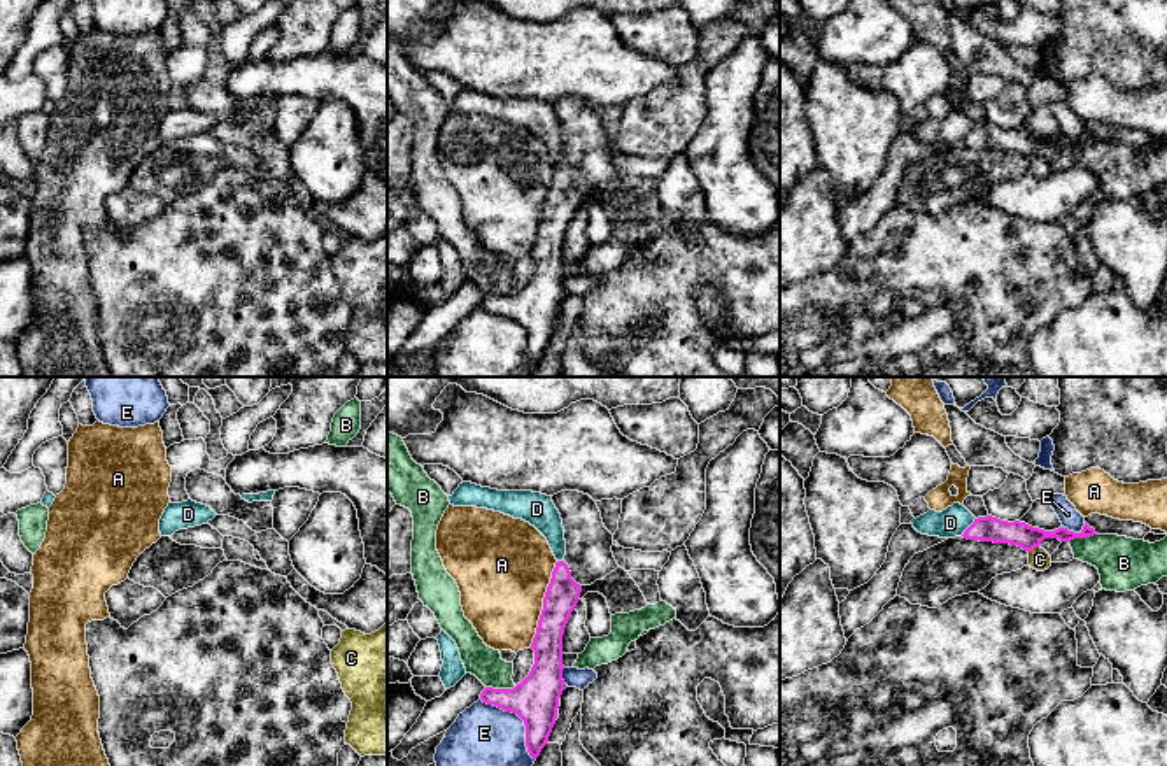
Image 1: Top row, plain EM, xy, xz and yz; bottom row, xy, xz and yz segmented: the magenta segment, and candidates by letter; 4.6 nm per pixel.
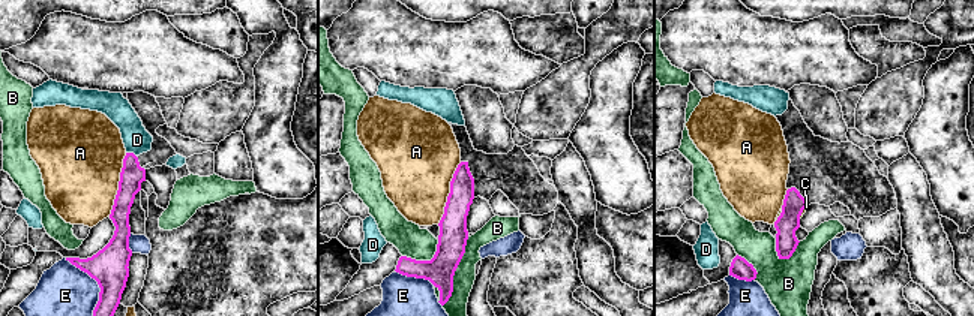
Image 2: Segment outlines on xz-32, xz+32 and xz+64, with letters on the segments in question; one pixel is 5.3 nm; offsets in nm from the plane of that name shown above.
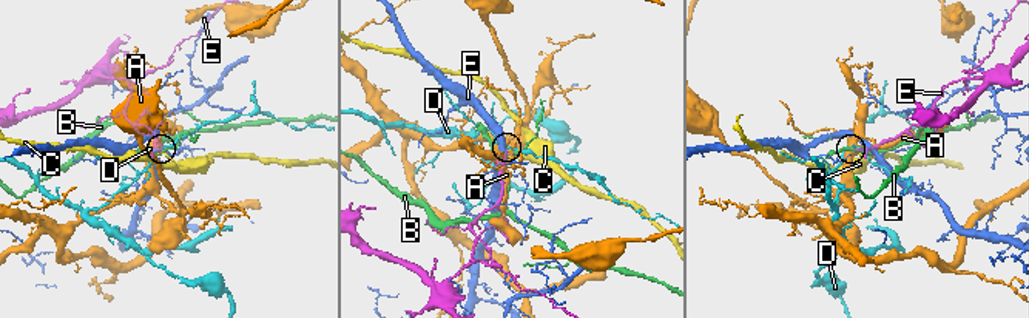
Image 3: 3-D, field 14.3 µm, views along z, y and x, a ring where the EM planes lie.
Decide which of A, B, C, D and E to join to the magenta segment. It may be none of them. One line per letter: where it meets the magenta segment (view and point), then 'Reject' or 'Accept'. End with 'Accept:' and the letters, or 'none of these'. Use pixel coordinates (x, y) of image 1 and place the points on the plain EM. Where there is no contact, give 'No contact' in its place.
A: Touches magenta at xz (544, 211). Reject
B: Touches magenta at xz (500, 297). Reject
C: Touches magenta at yz (1032, 155). Reject
D: Touches magenta at yz (969, 134). Reject
E: Touches magenta at xz (521, 325). Reject
Accept: none of these

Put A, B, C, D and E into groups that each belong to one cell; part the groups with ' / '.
A / B / C / D / E

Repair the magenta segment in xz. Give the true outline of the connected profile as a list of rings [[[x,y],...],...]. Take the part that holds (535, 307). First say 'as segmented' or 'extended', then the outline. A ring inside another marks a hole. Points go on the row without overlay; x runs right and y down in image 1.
extended | [[[561,98],[552,109],[562,126],[566,163],[555,170],[543,205],[531,251],[534,272],[513,296],[485,294],[480,301],[484,310],[517,321],[524,328],[526,354],[533,366],[547,352],[557,326],[559,305],[566,293],[562,242],[582,195],[619,175],[612,160],[613,142],[605,135],[594,107],[578,98]]]

